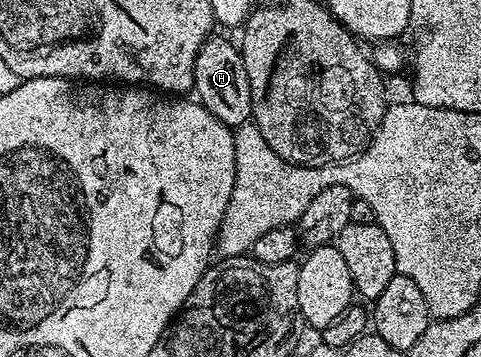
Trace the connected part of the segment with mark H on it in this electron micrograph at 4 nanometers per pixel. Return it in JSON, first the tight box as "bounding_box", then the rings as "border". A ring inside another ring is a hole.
{"bounding_box":[192,35,252,127],"border":[[[213,35],[209,37],[207,43],[198,51],[198,59],[194,59],[194,83],[192,84],[195,100],[214,115],[222,123],[229,127],[246,125],[252,121],[252,96],[250,95],[250,75],[246,75],[246,63],[244,54],[239,48],[237,50],[224,37]]]}

